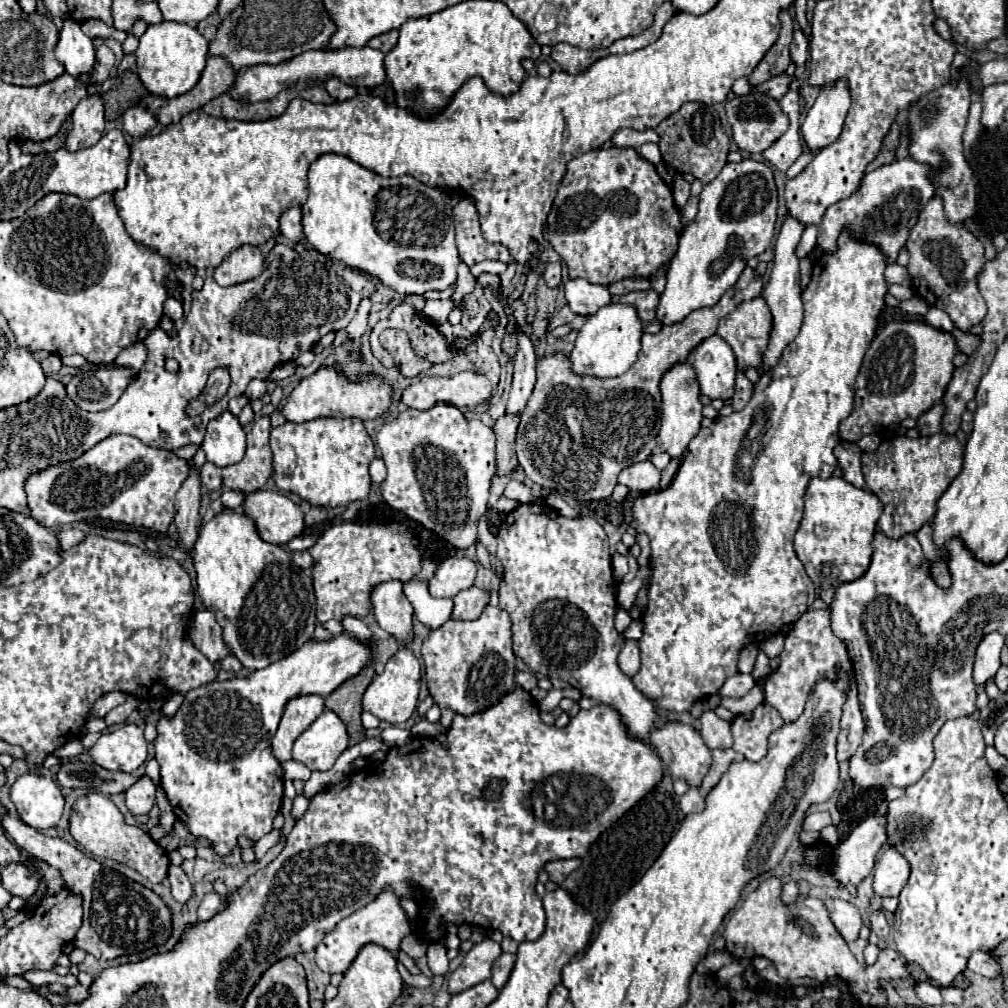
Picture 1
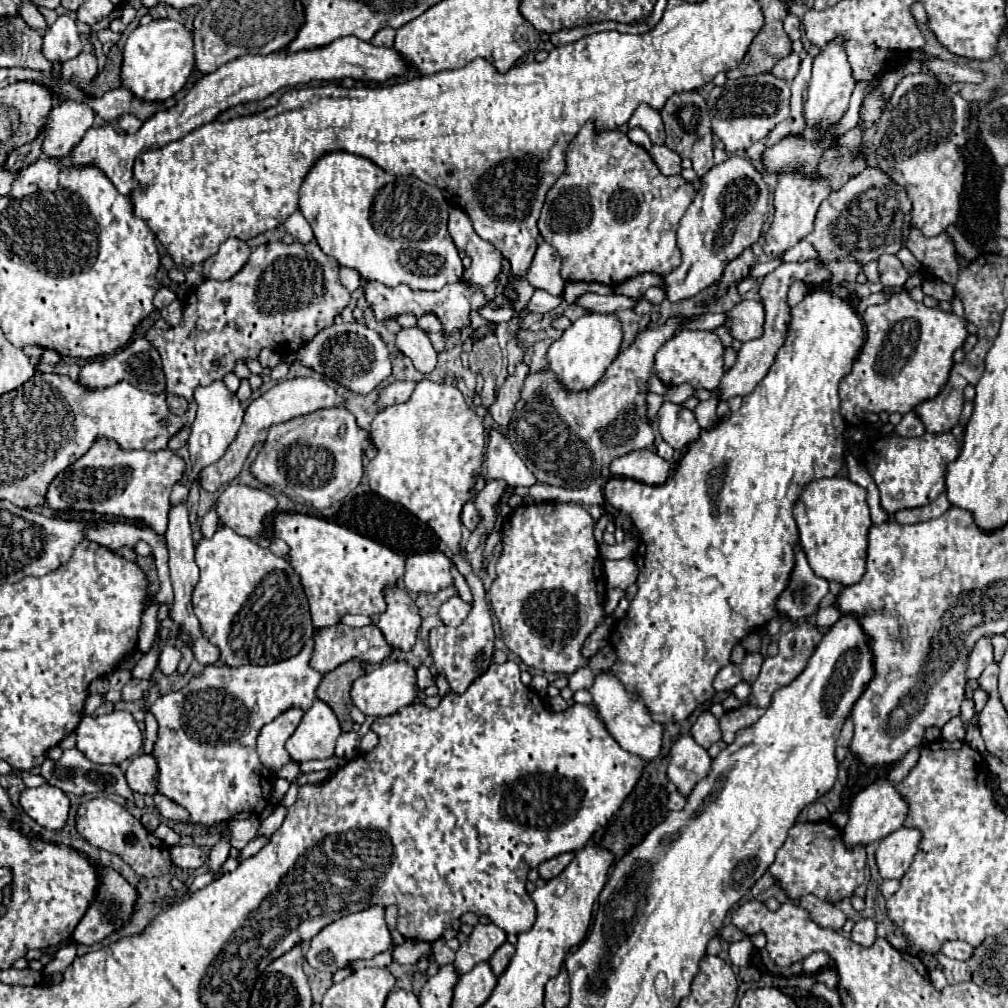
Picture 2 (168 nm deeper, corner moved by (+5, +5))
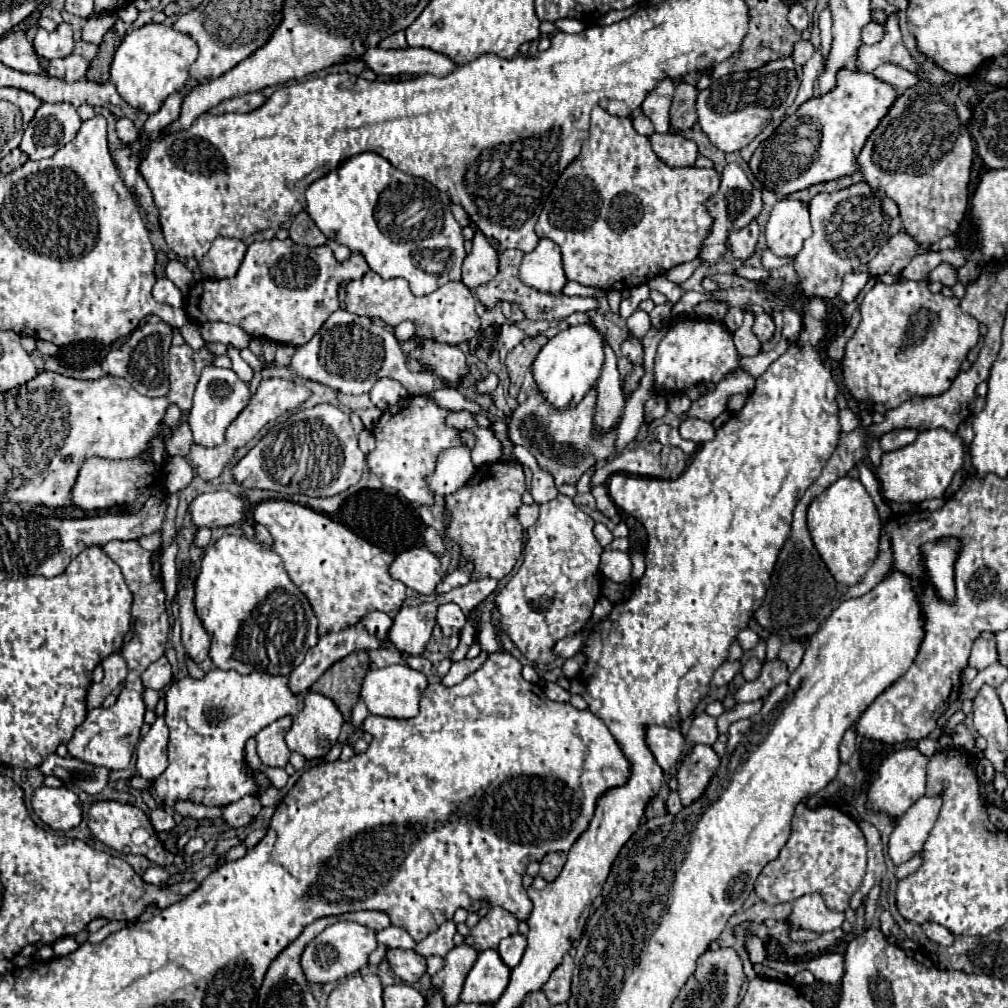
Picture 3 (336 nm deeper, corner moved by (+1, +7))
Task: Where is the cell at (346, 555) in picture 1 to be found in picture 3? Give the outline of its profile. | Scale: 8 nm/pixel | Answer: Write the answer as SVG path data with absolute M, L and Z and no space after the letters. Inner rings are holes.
M262 501L254 507L252 517L256 523L264 525L272 533L274 551L282 557L290 579L308 597L308 601L318 617L318 635L350 627L350 625L358 623L370 611L396 613L402 607L402 603L406 599L406 587L400 581L394 581L394 577L390 577L390 561L394 561L392 553L382 551L380 547L354 535L344 525L334 523L324 513L312 511L310 507L304 507L300 503Z

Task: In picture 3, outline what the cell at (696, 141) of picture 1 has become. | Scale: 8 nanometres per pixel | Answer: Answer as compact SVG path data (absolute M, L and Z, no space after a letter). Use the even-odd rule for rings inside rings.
M680 81L676 85L676 93L670 107L670 131L690 131L698 123L696 113L696 97L698 89L686 81Z

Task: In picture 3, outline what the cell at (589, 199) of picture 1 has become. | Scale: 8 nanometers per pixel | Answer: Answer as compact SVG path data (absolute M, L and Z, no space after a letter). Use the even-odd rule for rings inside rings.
M596 105L592 109L590 139L582 147L582 153L556 181L548 201L542 207L536 233L538 237L552 239L562 249L564 273L570 281L606 291L624 291L698 257L700 245L712 225L712 217L708 215L704 201L716 193L718 185L720 175L714 169L668 167L654 155L650 139L636 133L628 117L608 115Z

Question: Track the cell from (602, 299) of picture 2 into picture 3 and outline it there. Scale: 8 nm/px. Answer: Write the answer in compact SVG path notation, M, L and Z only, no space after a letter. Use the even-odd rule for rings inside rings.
M508 249L508 251L502 251L498 255L500 259L500 267L498 267L498 275L488 281L486 285L480 285L474 289L474 295L486 305L486 307L494 307L498 301L510 301L510 303L516 303L524 313L526 317L530 319L564 319L568 317L570 313L574 311L594 311L600 307L600 303L592 297L566 297L566 295L550 295L550 293L540 293L528 285L524 285L518 277L518 269L520 269L520 263L522 263L522 251L518 249Z

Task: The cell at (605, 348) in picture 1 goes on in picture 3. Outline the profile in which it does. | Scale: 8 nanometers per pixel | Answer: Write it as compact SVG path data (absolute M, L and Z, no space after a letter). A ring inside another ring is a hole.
M576 325L560 331L538 353L534 361L534 379L538 391L558 409L574 407L596 385L604 363L604 335L594 325Z

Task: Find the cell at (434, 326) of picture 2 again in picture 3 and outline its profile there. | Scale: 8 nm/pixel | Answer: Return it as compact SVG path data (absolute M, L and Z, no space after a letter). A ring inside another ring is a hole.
M404 321L400 323L398 327L394 327L394 335L398 337L398 341L406 341L406 339L412 339L414 333L416 333L416 325L412 321Z

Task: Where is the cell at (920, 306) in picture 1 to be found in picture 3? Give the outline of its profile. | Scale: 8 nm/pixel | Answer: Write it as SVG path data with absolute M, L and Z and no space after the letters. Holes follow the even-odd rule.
M940 263L934 271L928 273L928 277L926 277L924 281L926 281L926 283L938 281L938 283L942 283L942 285L946 285L946 287L952 287L952 285L956 283L956 269L950 267L948 263Z

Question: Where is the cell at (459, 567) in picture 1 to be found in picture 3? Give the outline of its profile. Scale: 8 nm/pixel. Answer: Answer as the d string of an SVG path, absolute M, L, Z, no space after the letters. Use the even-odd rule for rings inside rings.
M414 547L396 557L390 567L390 575L402 581L406 587L422 593L432 595L442 581L442 565L440 559L424 547Z

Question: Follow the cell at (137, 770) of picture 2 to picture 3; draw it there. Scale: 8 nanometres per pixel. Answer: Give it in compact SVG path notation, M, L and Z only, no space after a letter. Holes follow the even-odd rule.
M158 717L150 727L148 735L140 739L136 749L136 773L144 779L154 781L166 771L168 765L168 727L164 717Z

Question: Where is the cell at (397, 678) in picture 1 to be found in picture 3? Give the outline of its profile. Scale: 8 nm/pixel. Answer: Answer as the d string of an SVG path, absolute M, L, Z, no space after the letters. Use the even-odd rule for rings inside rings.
M390 665L390 667L368 671L368 675L362 681L360 697L372 715L410 719L418 713L418 703L420 703L420 697L426 691L426 687L428 687L428 681L426 681L424 673L414 671L408 665Z

